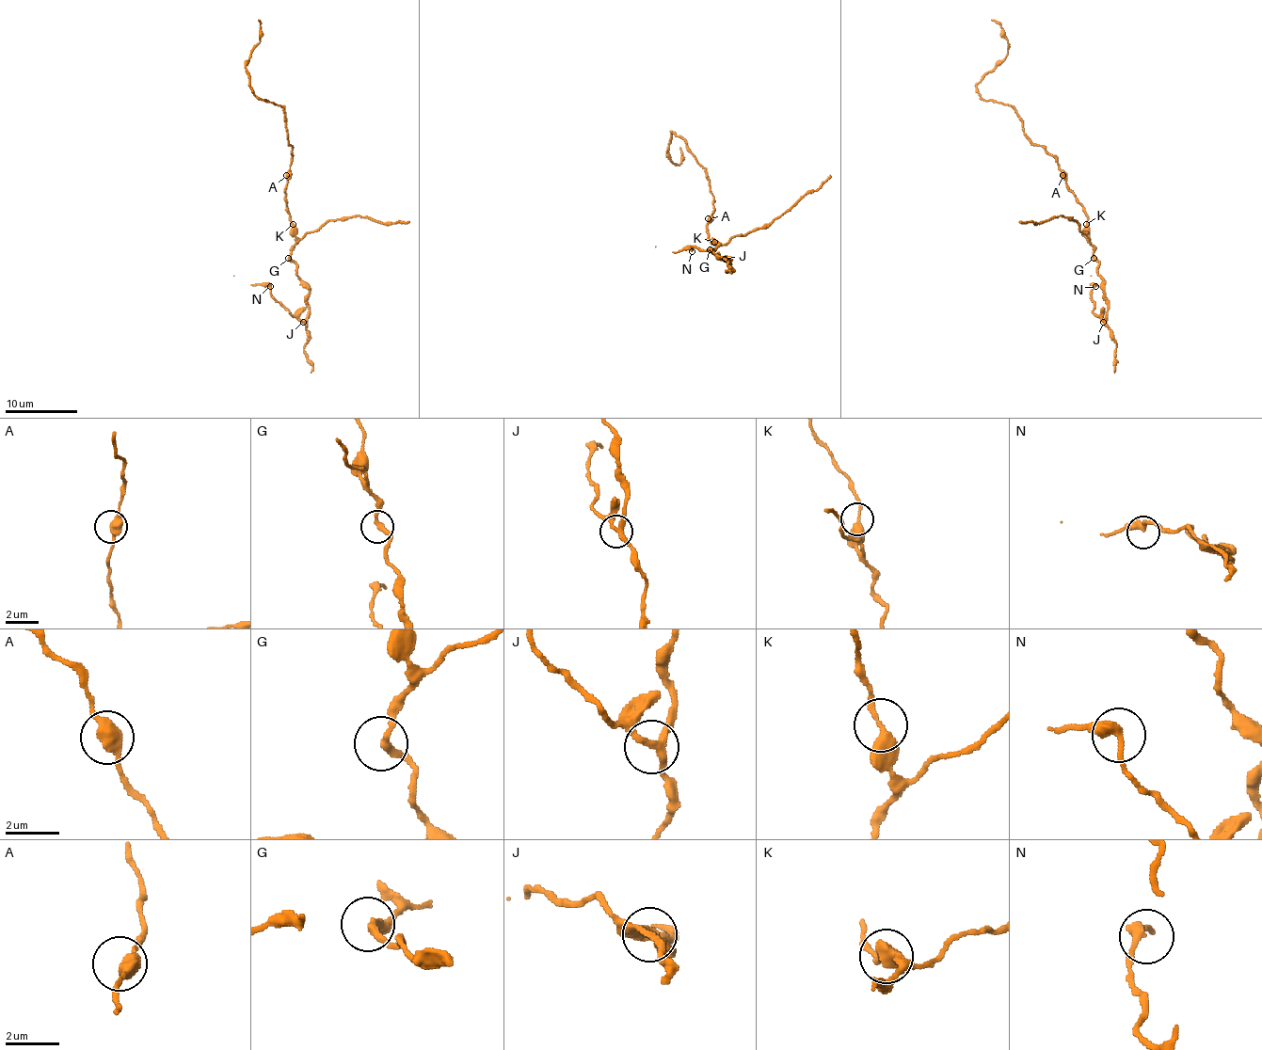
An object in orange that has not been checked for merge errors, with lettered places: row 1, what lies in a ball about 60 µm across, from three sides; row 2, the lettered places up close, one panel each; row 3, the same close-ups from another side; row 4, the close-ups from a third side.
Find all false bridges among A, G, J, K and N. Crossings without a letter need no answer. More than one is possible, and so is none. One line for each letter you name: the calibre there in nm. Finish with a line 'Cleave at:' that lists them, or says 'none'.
Cleave at: none

